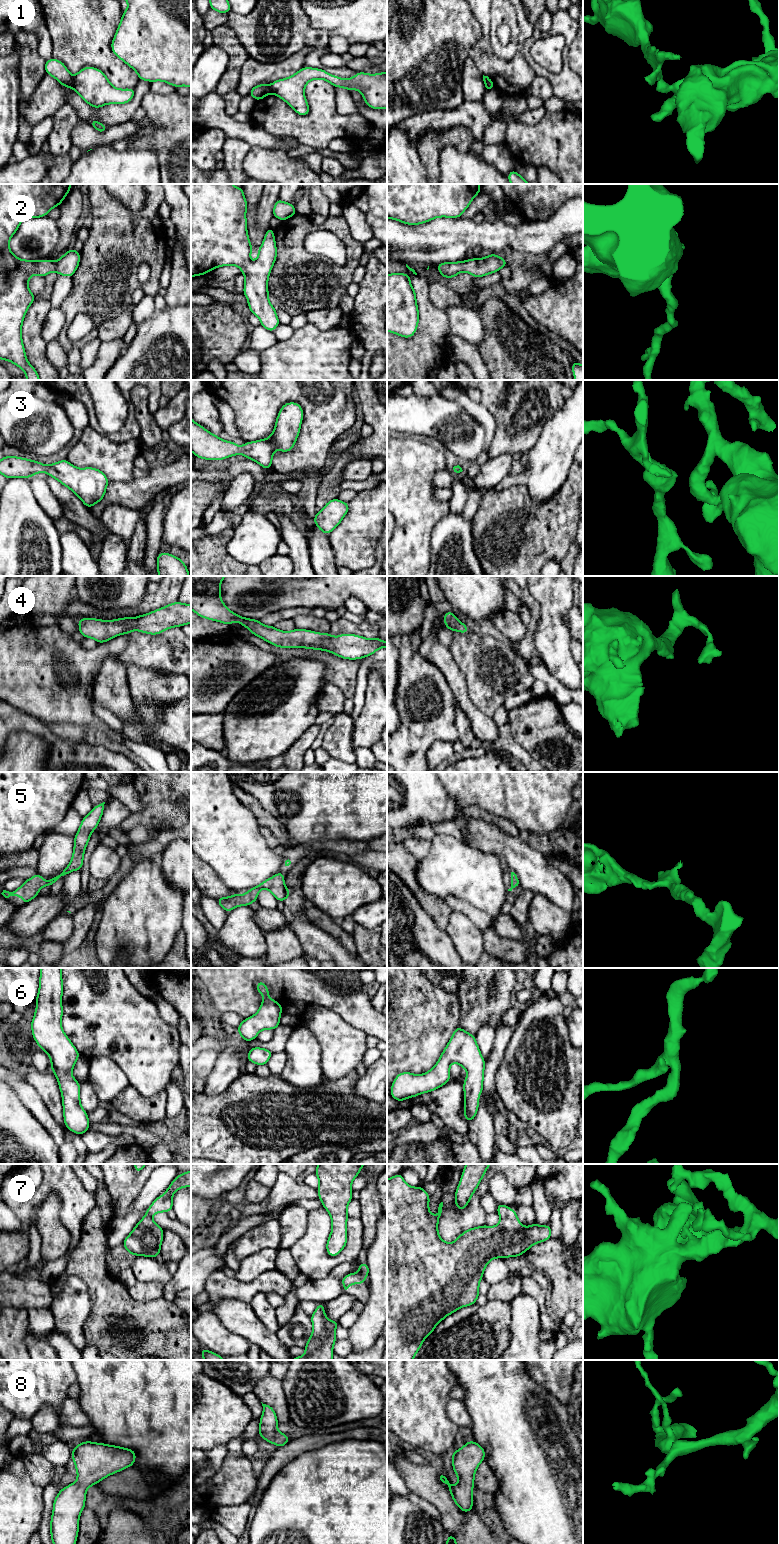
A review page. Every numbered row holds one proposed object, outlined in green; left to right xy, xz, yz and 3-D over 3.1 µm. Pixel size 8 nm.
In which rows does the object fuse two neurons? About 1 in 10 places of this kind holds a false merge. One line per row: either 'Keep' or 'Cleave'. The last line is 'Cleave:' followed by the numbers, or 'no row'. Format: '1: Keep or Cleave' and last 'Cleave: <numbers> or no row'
1: Cleave
2: Keep
3: Keep
4: Keep
5: Keep
6: Keep
7: Keep
8: Keep
Cleave: 1

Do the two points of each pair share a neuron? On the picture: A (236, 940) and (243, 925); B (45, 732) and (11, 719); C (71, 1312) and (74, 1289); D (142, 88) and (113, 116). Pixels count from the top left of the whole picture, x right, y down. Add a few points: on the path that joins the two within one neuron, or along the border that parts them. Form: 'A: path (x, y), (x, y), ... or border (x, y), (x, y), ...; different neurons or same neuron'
A: path (236, 936), (240, 929); same neuron
B: path (37, 727), (19, 721); same neuron
C: path (72, 1306), (74, 1304), (74, 1295); same neuron
D: path (137, 97), (122, 113); same neuron

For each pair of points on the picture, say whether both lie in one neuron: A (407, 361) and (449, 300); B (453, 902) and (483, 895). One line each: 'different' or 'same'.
A: different
B: different

